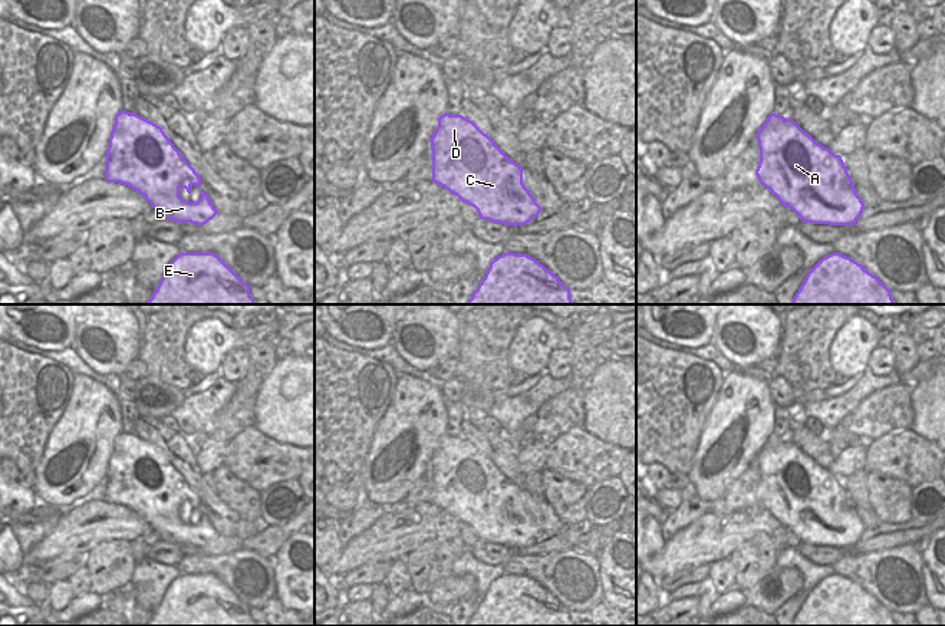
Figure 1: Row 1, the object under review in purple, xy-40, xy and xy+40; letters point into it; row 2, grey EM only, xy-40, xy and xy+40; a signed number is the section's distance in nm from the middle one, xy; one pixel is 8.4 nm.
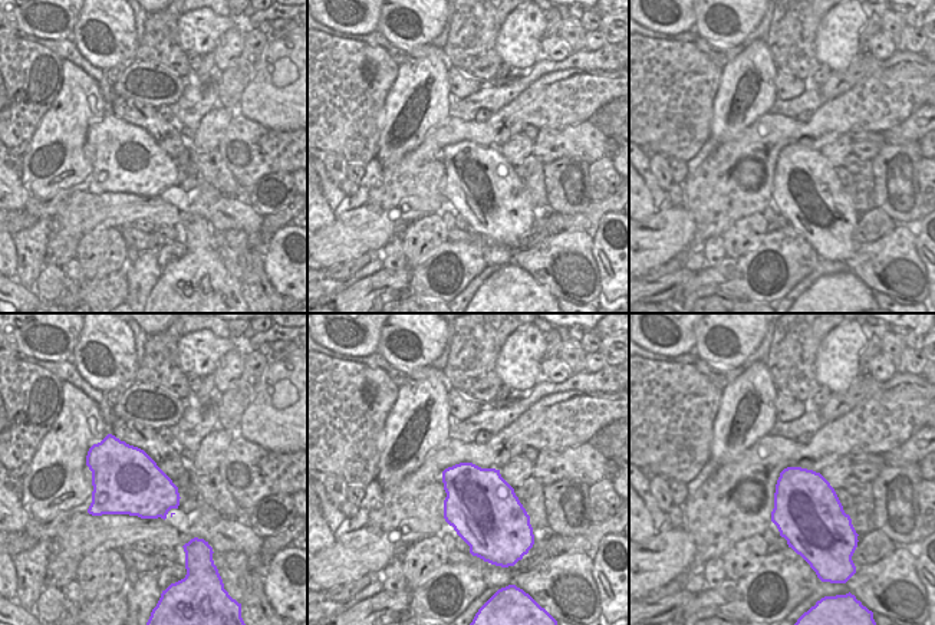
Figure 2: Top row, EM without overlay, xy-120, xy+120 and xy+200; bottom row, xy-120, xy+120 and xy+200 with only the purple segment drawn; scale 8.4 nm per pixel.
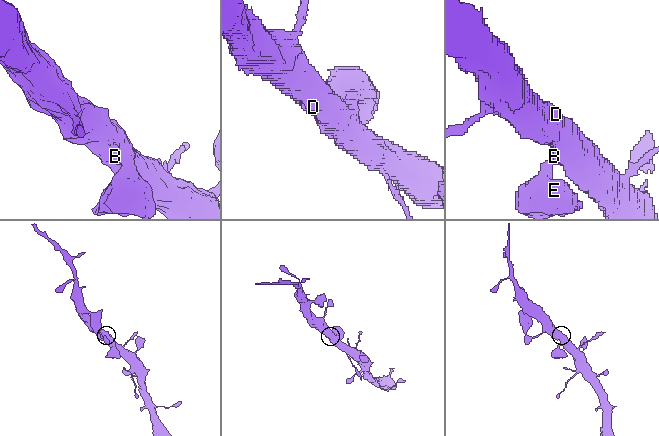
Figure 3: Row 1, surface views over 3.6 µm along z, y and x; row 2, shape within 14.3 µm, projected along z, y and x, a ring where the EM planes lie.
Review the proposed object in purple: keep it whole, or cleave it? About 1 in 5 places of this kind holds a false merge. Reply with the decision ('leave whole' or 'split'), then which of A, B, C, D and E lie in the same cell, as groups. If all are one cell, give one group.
leave whole; groups A B C D E

